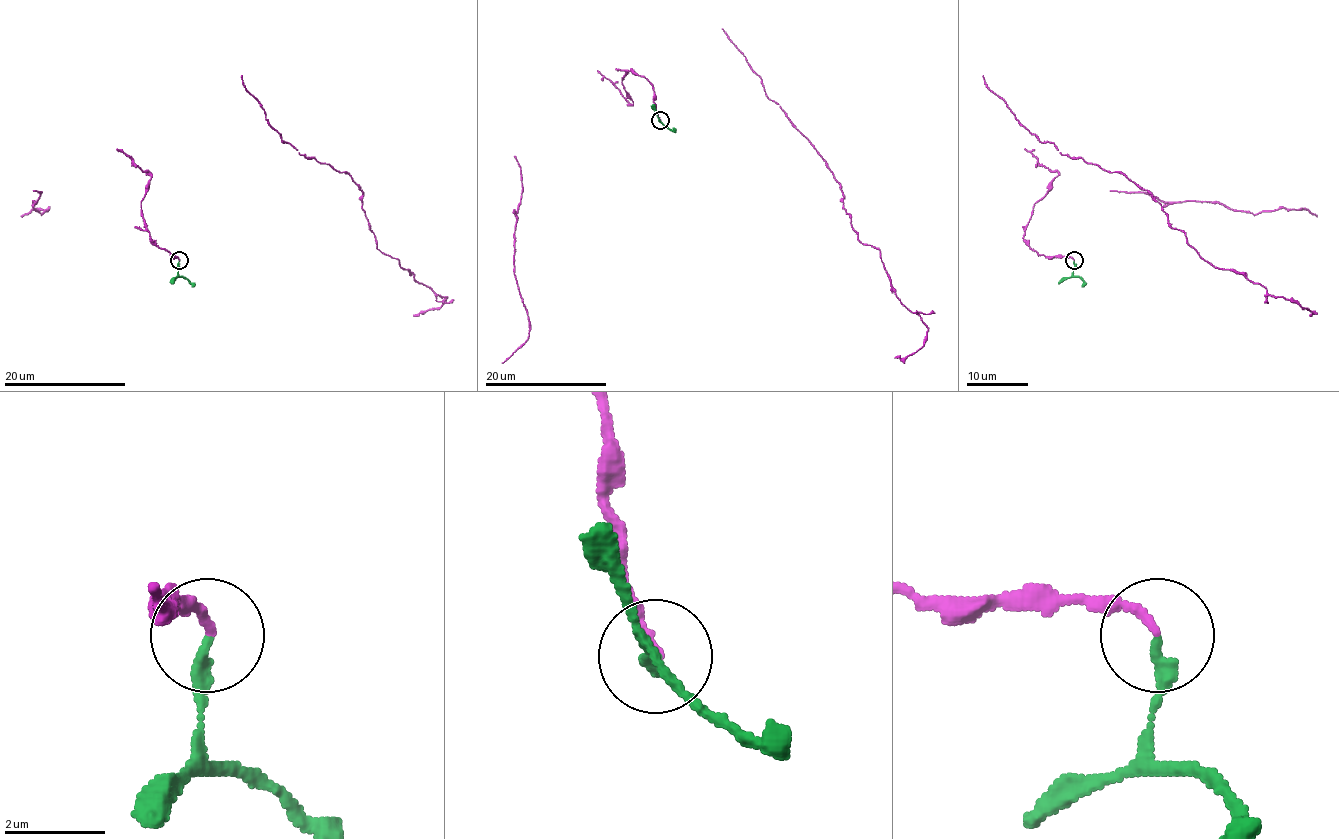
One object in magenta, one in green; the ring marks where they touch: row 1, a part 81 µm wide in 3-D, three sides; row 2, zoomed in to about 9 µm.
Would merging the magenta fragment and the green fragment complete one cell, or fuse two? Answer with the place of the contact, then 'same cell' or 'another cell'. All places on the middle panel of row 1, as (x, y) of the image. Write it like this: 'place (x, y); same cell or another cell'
place (660, 120); same cell

